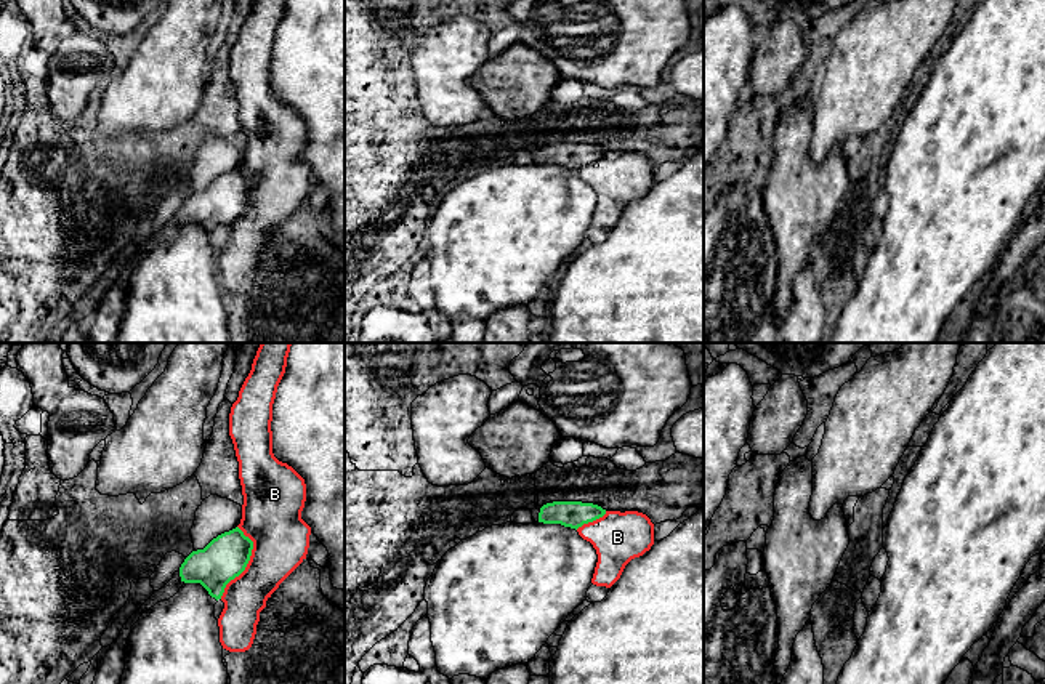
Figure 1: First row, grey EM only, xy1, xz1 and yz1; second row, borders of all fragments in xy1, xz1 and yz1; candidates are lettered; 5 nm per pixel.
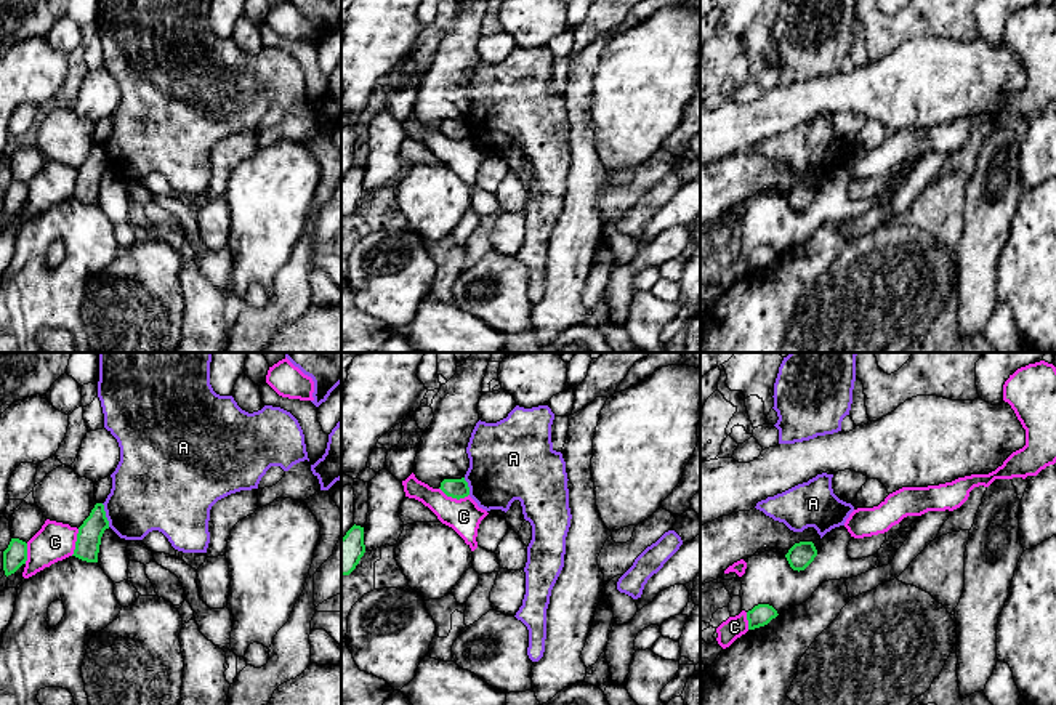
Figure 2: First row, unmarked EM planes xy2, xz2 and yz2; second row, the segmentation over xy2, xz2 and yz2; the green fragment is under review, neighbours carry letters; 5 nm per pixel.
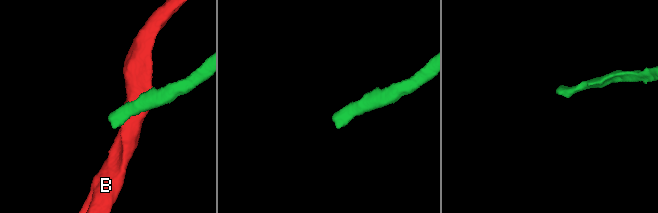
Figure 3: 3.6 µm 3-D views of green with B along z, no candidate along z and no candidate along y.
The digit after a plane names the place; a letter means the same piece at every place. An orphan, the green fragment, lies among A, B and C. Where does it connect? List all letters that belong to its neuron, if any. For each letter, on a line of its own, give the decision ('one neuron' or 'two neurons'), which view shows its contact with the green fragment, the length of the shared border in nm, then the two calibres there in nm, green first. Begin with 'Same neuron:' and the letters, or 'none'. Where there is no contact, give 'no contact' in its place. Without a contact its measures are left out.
Same neuron: none
A: two neurons; meets green in xy2; contact 130 nm long; 130 nm thick on the green side, 380 nm on the other
B: two neurons; meets green in xy1; contact 380 nm long; 220 nm thick on the green side, 300 nm on the other
C: two neurons; meets green in xz2; contact 160 nm long; 100 nm thick on the green side, 170 nm on the other

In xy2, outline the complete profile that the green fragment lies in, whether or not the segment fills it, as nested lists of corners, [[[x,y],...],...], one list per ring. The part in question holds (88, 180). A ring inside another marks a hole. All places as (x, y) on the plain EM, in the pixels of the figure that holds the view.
[[[96,144],[90,157],[79,168],[74,195],[87,203],[98,203],[101,178],[109,170],[104,146]]]

